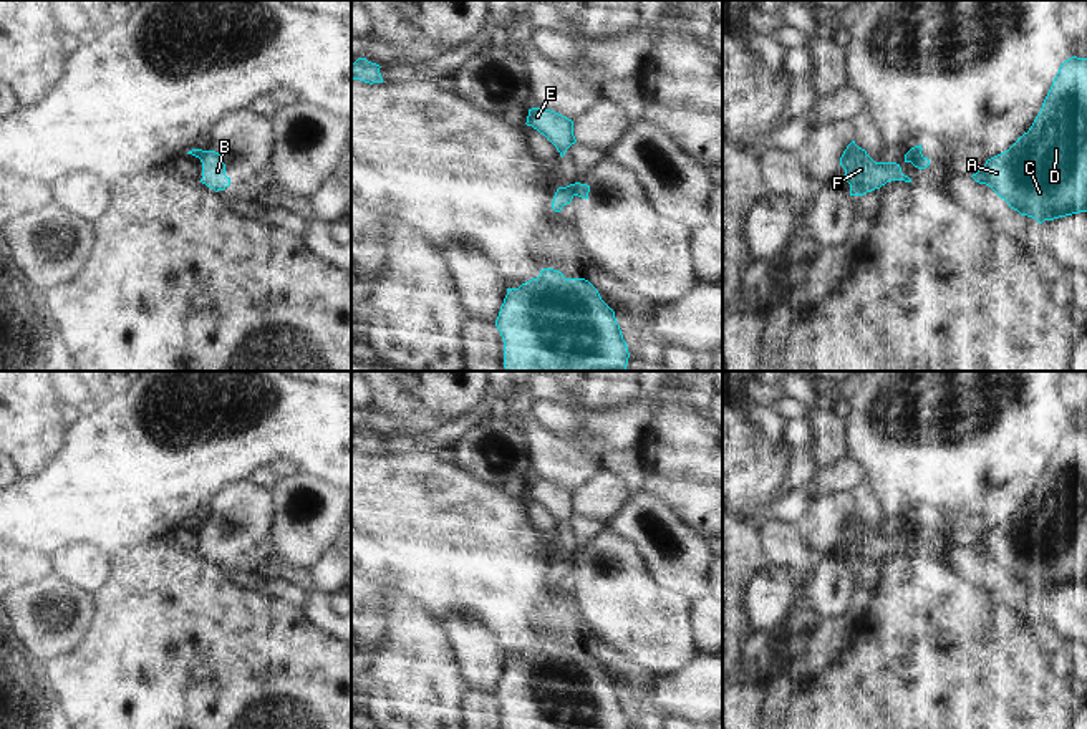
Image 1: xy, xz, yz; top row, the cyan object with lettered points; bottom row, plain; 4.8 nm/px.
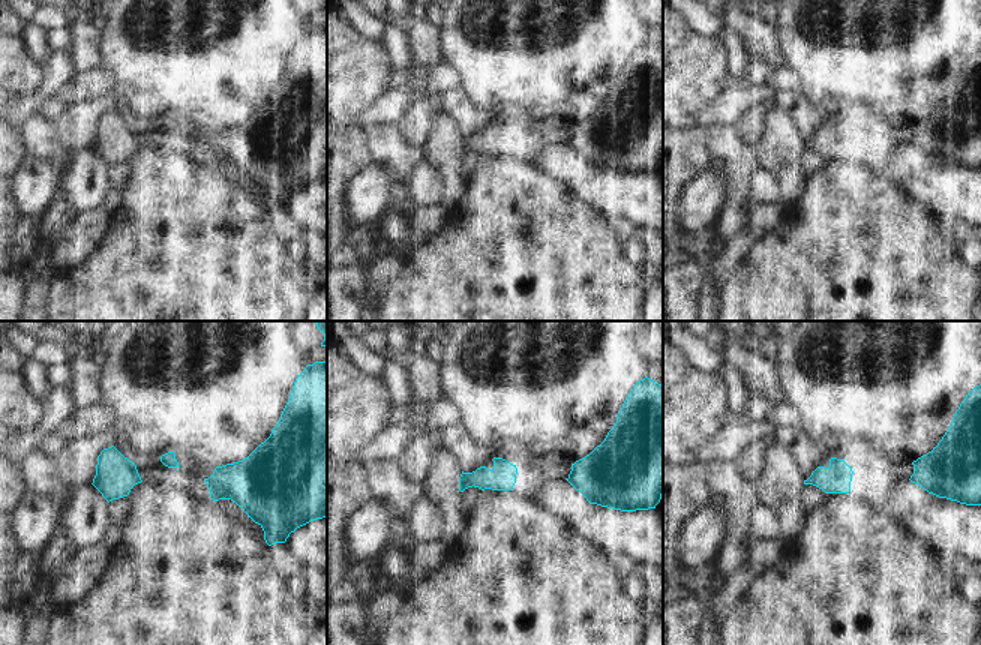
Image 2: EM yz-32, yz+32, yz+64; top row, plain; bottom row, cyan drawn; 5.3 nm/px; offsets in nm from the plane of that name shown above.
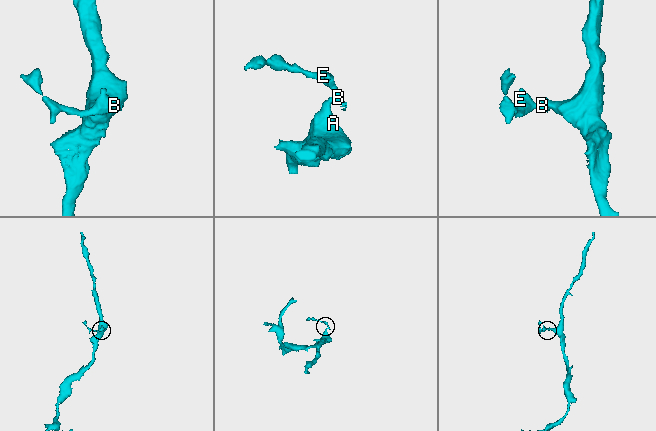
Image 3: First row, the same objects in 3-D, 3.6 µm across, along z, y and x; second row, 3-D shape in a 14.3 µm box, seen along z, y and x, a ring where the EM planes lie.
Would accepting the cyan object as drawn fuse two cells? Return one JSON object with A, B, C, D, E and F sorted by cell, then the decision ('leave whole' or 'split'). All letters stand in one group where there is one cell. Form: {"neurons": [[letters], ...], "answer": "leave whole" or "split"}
{"neurons": [["A", "C", "D"], ["B", "E", "F"]], "answer": "split"}

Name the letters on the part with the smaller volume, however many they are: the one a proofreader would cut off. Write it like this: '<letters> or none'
B, E, F

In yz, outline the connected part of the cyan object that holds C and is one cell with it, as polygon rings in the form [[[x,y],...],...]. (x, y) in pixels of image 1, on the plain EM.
[[[1087,429],[1060,436],[1029,502],[971,548],[1039,595],[1087,583]]]

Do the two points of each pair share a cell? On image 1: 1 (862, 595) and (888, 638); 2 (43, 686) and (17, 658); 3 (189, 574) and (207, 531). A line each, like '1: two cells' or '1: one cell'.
1: two cells
2: one cell
3: two cells

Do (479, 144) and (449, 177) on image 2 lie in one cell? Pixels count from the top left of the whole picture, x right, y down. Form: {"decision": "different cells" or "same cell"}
{"decision": "different cells"}

